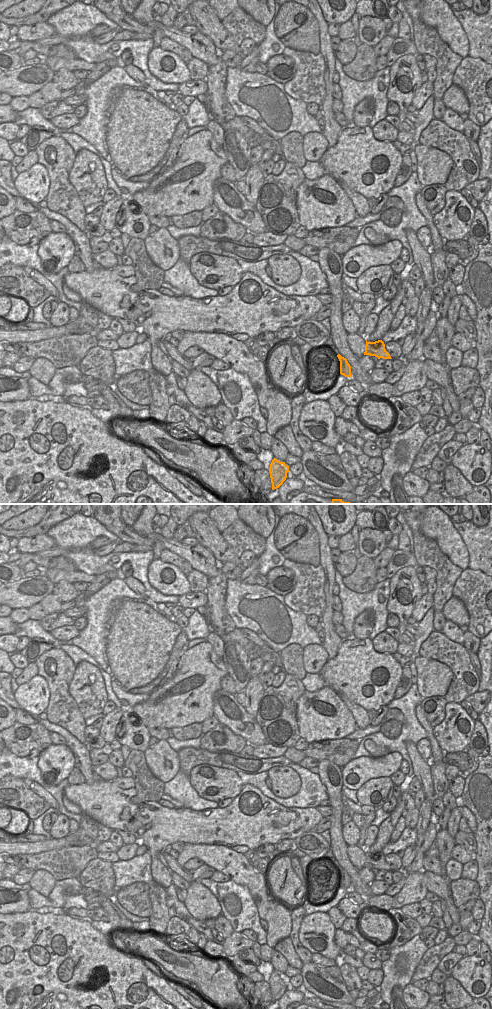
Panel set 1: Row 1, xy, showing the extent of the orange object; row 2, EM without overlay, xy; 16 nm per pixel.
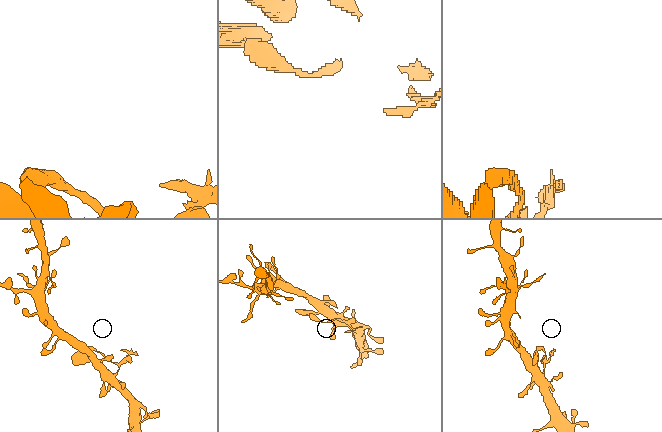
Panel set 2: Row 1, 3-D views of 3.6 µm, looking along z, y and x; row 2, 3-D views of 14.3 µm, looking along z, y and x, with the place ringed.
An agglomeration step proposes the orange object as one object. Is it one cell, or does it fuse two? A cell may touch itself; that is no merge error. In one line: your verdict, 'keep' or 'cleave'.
cleave

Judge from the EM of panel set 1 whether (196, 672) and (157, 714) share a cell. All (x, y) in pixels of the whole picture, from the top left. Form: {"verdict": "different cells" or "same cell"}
{"verdict": "same cell"}

